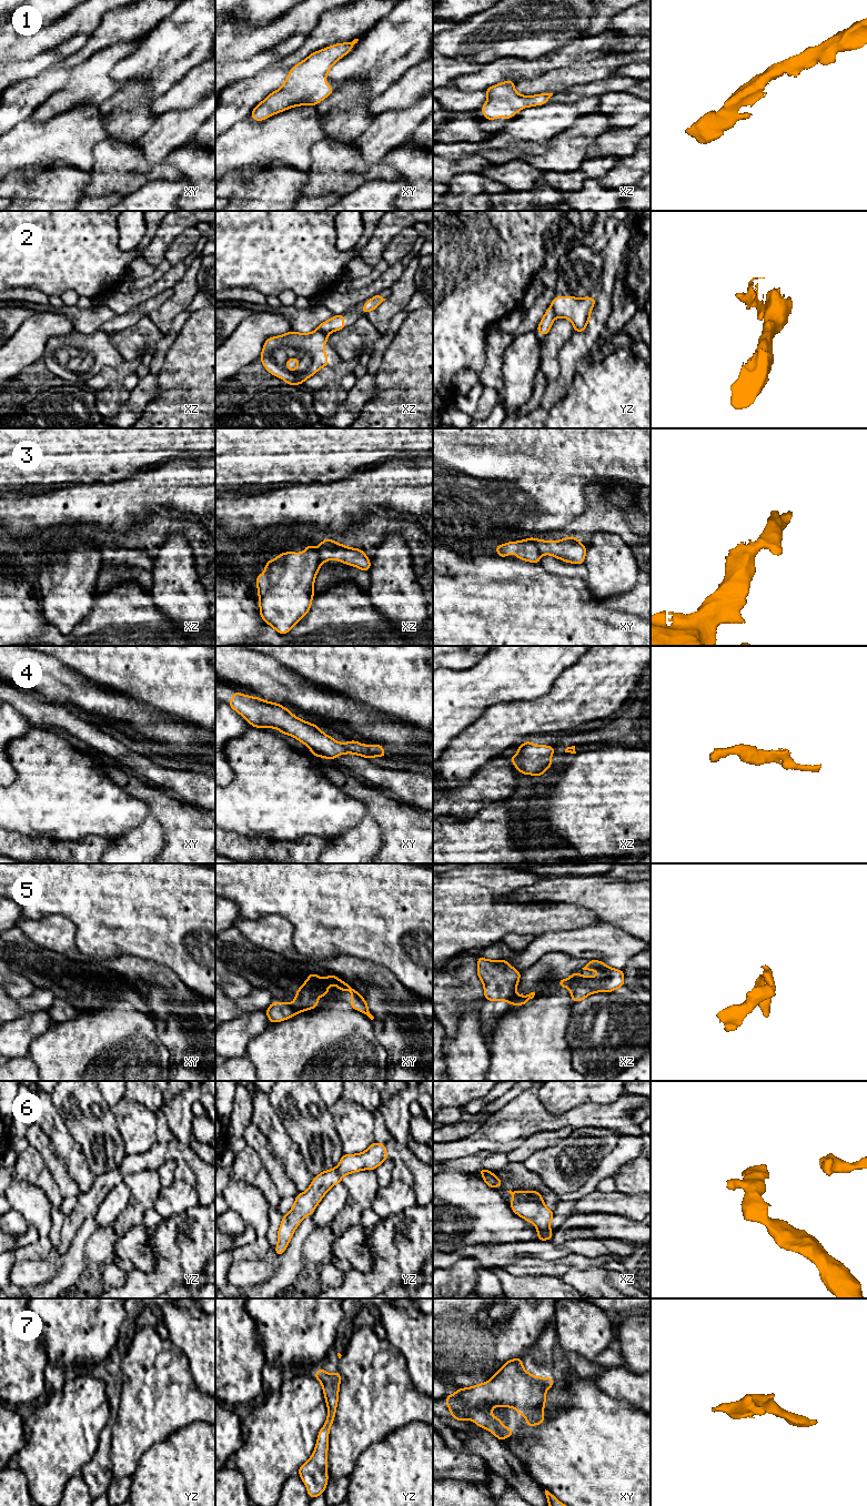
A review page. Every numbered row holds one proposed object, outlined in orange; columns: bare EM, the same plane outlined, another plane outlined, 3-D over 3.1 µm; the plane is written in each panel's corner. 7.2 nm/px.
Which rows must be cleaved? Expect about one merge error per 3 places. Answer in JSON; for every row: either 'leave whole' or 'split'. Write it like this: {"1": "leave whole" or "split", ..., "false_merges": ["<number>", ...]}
{"1": "leave whole", "2": "split", "3": "split", "4": "leave whole", "5": "split", "6": "leave whole", "7": "leave whole", "false_merges": ["2", "3", "5"]}

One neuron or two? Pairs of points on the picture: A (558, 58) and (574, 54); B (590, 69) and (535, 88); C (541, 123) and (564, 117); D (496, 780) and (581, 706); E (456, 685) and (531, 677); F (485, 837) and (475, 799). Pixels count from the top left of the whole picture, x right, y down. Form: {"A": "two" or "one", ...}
{"A": "one", "B": "one", "C": "one", "D": "two", "E": "one", "F": "two"}

